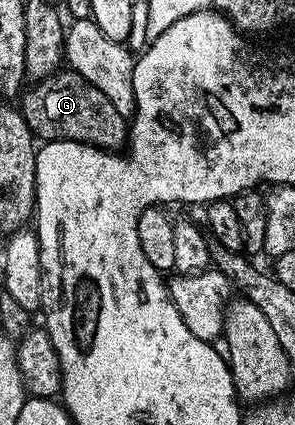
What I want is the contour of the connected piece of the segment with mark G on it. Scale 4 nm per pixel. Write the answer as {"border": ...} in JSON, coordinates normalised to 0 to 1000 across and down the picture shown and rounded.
{"border":[[[200,162],[163,184],[125,188],[112,202],[71,226],[68,259],[132,329],[258,332],[349,351],[400,351],[410,336],[417,344],[434,318],[431,273],[325,200],[285,191],[285,181],[244,165]]]}

